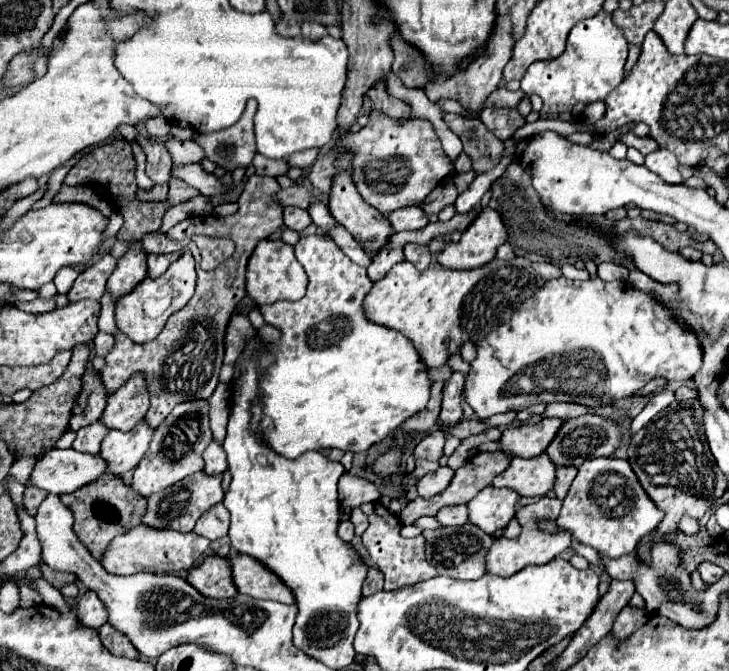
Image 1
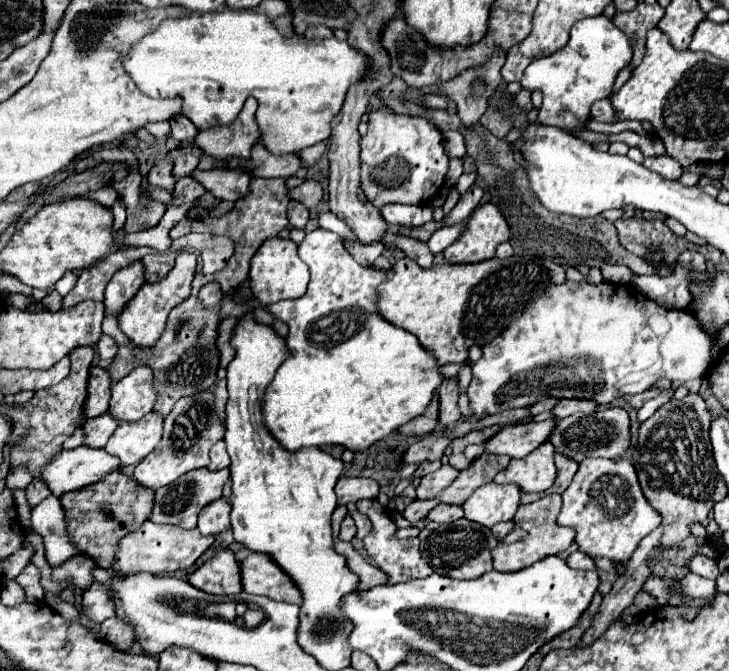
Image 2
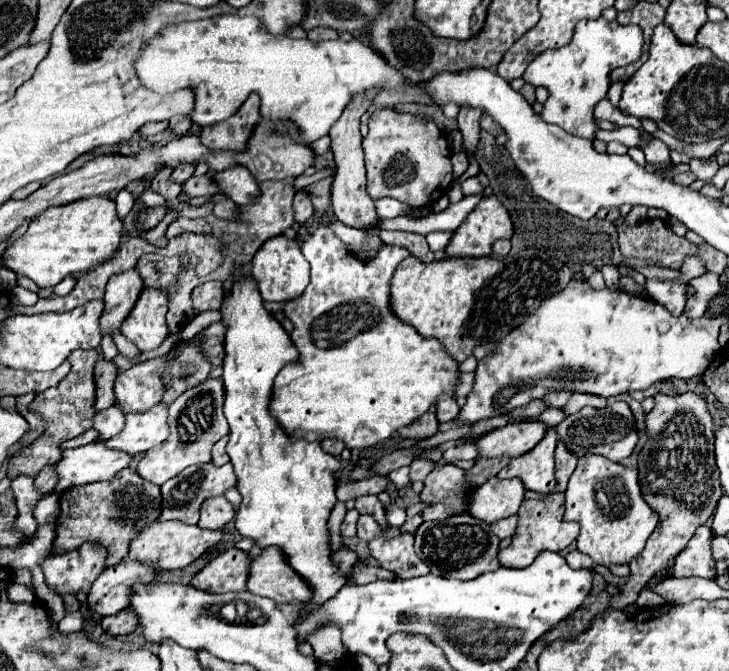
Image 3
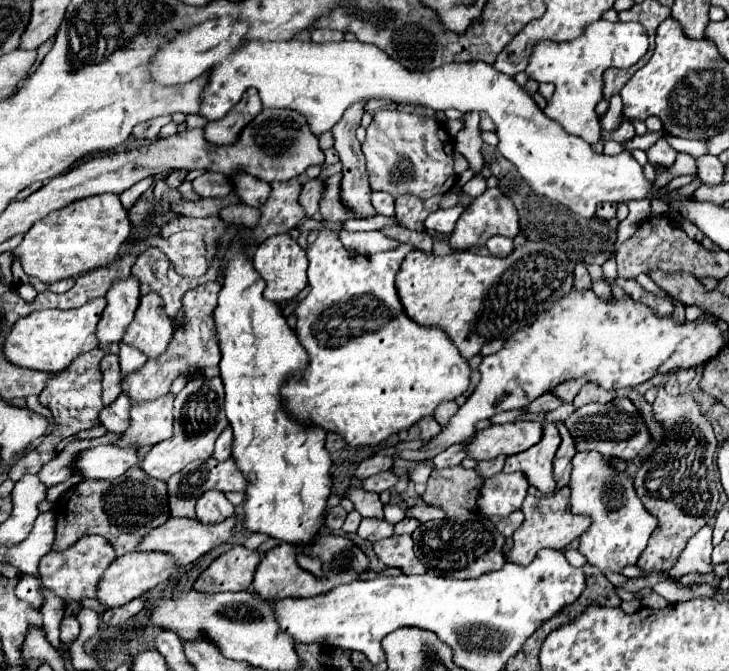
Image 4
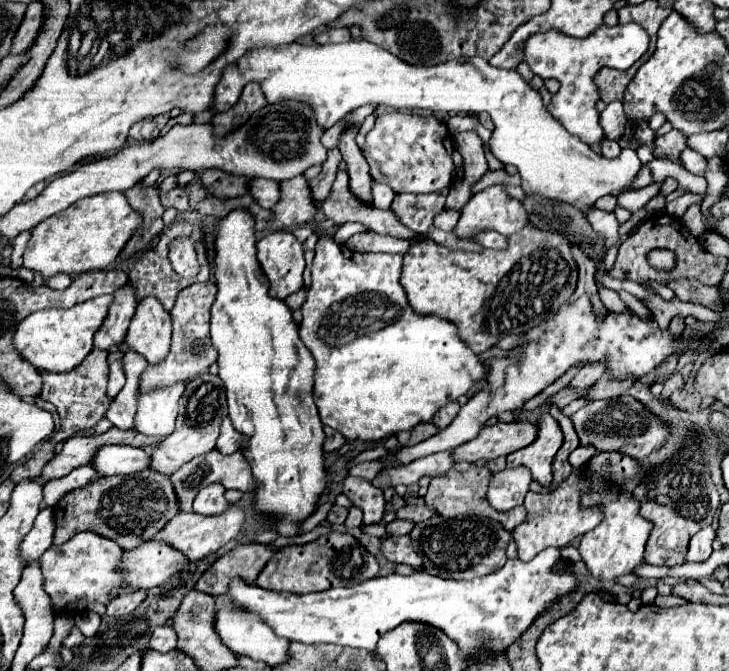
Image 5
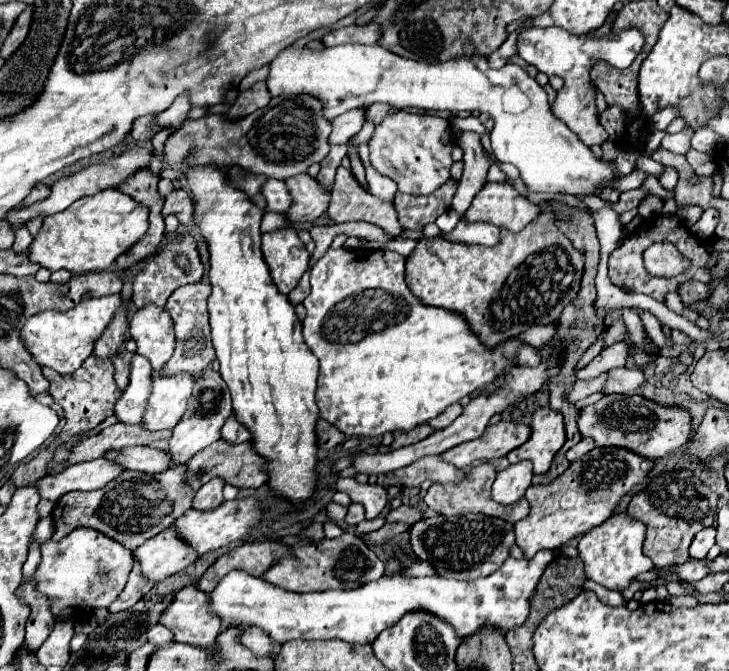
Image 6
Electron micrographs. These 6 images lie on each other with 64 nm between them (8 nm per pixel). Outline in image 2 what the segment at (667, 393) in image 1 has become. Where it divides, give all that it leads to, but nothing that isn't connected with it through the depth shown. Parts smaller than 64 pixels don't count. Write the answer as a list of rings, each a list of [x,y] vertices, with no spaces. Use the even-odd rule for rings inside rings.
[[[658,396],[658,398],[652,398],[652,400],[648,400],[640,410],[638,410],[638,420],[640,422],[644,422],[644,420],[648,420],[664,402],[668,402],[670,400],[670,396]]]

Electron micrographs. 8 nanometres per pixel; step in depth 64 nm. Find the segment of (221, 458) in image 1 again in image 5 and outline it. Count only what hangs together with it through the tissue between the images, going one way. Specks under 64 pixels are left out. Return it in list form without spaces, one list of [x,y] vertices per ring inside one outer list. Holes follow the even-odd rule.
[[[224,420],[222,422],[222,432],[220,432],[220,438],[216,442],[216,448],[224,454],[232,454],[240,448],[244,436],[240,436],[240,432],[236,432],[236,428],[232,428],[232,420]]]

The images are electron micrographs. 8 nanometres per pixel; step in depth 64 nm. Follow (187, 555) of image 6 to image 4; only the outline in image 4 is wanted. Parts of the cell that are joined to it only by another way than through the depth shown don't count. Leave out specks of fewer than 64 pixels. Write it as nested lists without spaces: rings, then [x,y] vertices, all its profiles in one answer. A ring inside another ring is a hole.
[[[130,552],[128,556],[120,556],[120,560],[114,560],[110,564],[110,568],[106,570],[106,574],[98,586],[98,600],[106,608],[122,606],[122,604],[142,596],[144,592],[152,590],[154,586],[166,582],[178,568],[180,566],[172,564],[172,560],[168,560],[168,556],[160,556],[160,552]]]

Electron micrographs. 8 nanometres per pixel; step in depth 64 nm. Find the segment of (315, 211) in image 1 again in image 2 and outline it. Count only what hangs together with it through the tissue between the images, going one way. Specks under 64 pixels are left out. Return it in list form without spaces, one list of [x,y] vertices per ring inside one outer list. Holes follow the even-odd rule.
[[[318,212],[318,222],[320,222],[320,228],[336,232],[342,240],[356,242],[356,236],[352,236],[352,230],[342,220],[338,220],[332,212]]]

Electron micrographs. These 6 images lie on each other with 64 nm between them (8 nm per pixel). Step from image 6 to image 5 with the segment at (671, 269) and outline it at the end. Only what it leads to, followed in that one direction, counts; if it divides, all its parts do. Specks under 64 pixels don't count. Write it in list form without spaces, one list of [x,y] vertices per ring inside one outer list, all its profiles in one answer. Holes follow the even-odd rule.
[[[652,250],[652,252],[648,252],[648,262],[652,264],[652,268],[668,268],[668,270],[672,270],[674,266],[676,266],[676,256],[672,256],[672,252],[668,252],[668,250]]]

